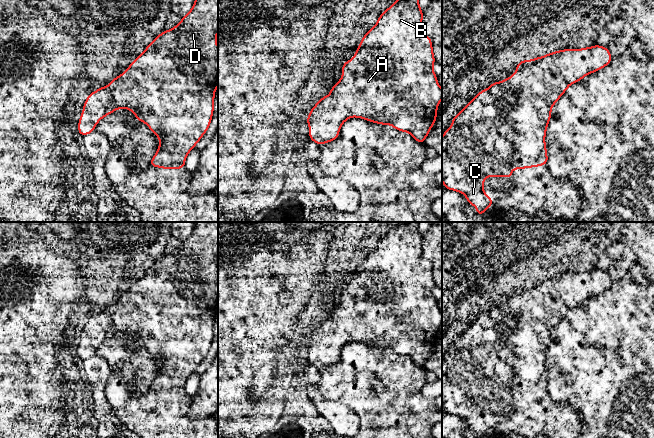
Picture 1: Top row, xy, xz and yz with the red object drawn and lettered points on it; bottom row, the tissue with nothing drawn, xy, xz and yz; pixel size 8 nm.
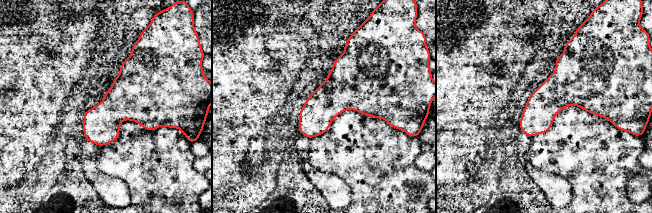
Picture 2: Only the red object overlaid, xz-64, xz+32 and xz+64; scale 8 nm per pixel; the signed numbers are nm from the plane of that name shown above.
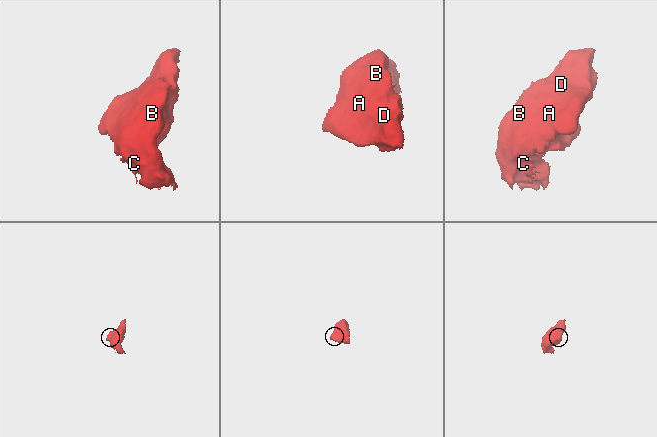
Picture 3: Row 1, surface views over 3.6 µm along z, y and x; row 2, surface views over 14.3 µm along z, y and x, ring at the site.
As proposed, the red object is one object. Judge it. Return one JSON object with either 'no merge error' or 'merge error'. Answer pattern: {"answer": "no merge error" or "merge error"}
{"answer": "no merge error"}

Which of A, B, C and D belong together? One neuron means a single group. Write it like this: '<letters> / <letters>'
A B C D

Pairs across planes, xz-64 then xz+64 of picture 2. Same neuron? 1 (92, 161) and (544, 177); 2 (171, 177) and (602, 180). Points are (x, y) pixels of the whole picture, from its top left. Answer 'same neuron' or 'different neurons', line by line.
1: same neuron
2: same neuron

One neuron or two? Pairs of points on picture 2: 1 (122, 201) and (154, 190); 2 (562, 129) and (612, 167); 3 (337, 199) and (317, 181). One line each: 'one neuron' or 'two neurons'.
1: two neurons
2: one neuron
3: one neuron

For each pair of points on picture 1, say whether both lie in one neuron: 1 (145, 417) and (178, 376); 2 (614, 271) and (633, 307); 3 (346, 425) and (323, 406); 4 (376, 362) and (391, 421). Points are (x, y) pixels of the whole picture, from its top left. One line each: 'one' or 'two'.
1: one
2: two
3: one
4: one

